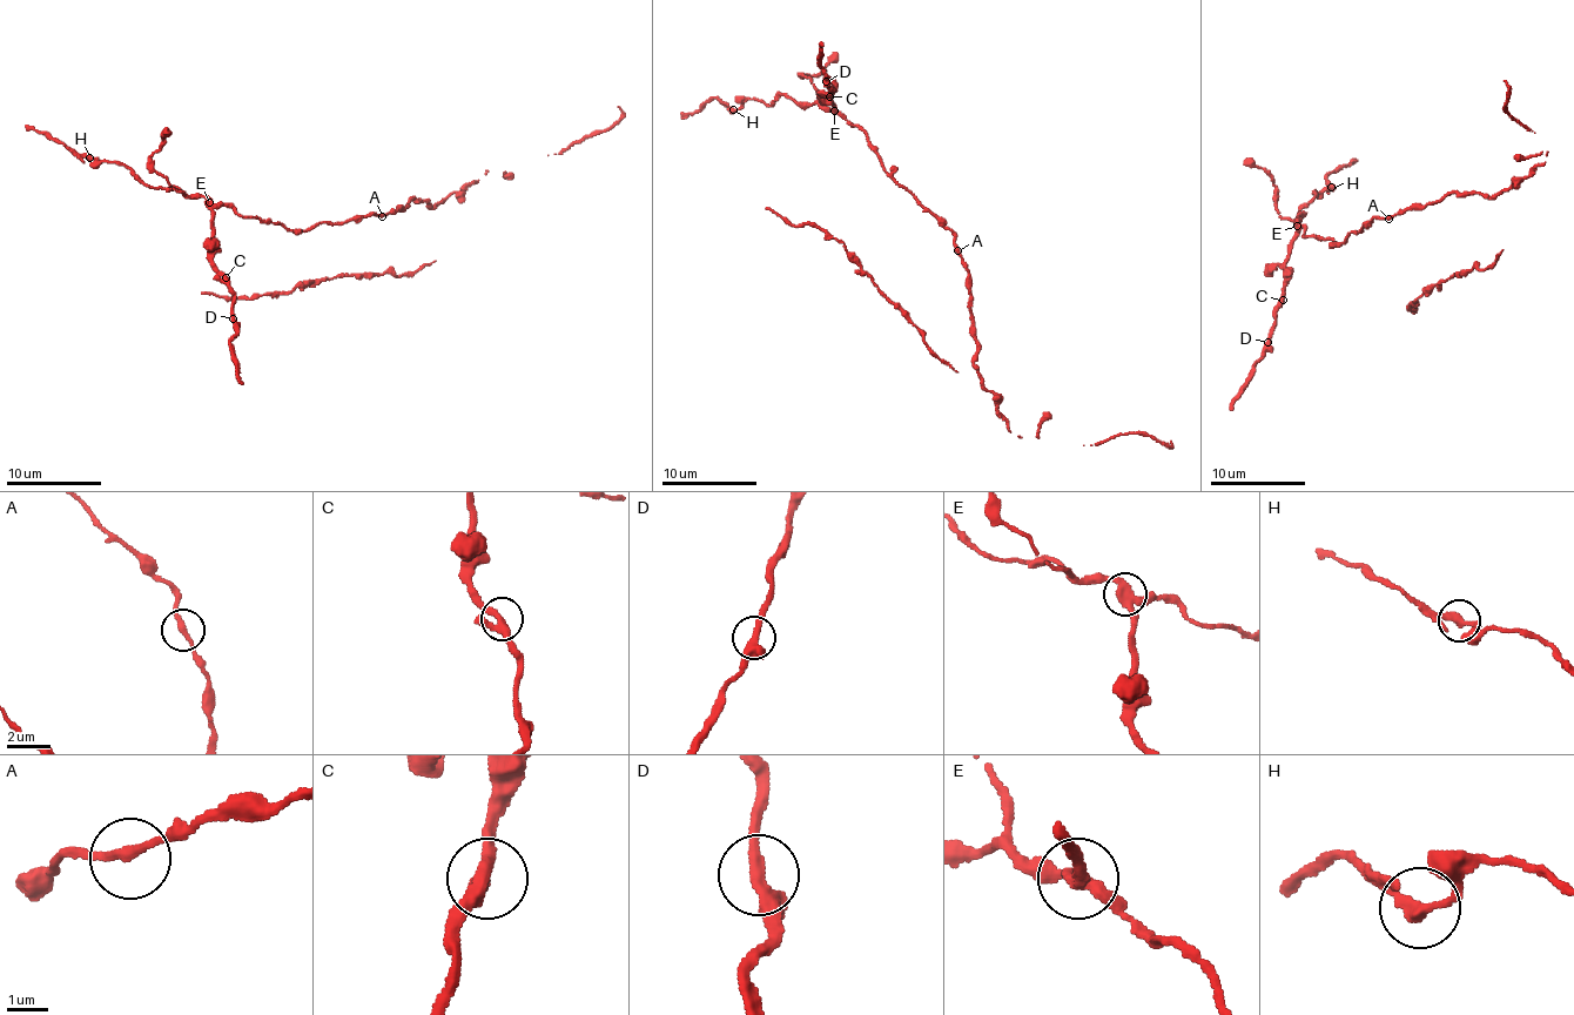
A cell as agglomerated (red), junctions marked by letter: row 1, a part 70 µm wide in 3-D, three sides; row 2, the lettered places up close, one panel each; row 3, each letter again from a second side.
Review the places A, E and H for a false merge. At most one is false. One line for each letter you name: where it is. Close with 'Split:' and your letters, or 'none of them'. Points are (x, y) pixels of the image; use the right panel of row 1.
E: at (1297, 226)
Split: E

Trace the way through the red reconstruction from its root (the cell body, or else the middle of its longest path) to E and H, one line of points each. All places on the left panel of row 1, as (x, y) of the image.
E: (379, 214), (288, 229), (208, 202)
H: (379, 214), (288, 229), (241, 217), (226, 204), (188, 197), (175, 188), (152, 188), (128, 168), (89, 158)

